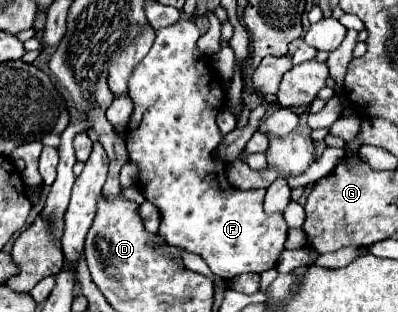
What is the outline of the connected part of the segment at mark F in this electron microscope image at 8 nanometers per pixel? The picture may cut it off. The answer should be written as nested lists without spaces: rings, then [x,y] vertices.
[[[179,19],[179,23],[157,31],[151,51],[135,67],[129,79],[129,97],[133,99],[135,109],[127,131],[127,149],[129,157],[141,165],[139,187],[143,189],[145,199],[163,211],[159,233],[169,245],[201,255],[215,275],[229,281],[241,273],[263,273],[275,269],[281,253],[285,251],[289,227],[281,213],[265,213],[263,197],[266,189],[234,189],[227,181],[225,165],[213,159],[215,147],[223,139],[215,123],[215,115],[225,107],[225,89],[223,83],[217,81],[211,61],[199,53],[199,37],[201,31],[191,19]]]

